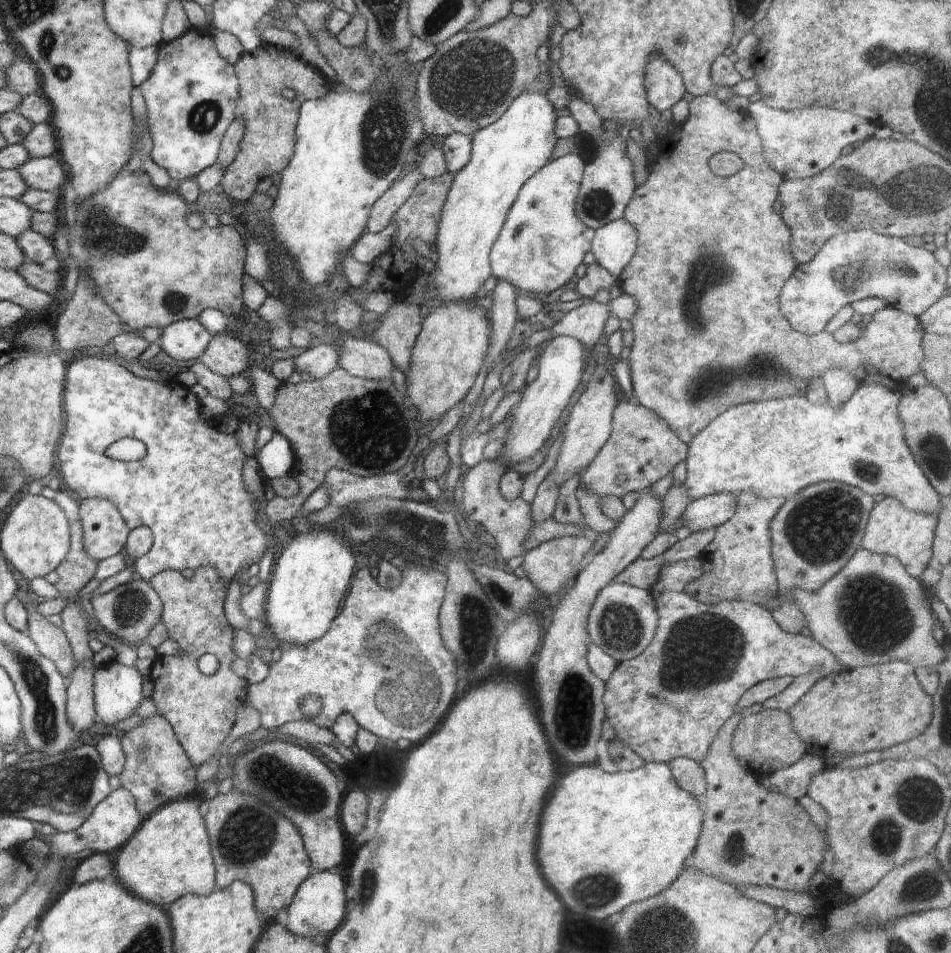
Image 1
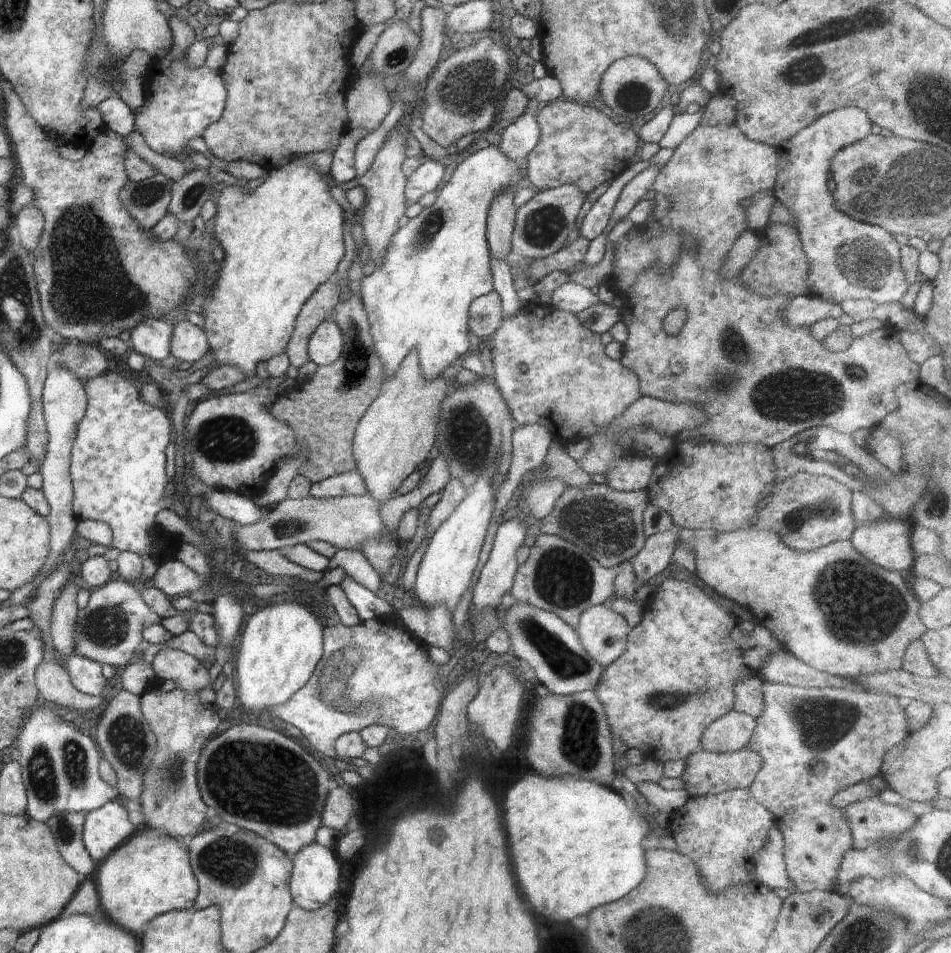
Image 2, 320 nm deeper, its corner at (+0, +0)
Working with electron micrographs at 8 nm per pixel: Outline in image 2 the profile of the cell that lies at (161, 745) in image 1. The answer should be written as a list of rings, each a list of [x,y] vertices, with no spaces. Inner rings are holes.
[[[122,689],[112,700],[106,702],[95,735],[96,742],[104,751],[105,760],[116,773],[117,792],[130,800],[138,800],[141,795],[143,774],[150,766],[156,746],[155,734],[141,711],[141,697]]]

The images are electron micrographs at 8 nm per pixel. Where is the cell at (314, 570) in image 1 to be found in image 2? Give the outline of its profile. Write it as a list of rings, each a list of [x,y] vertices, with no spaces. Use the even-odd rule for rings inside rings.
[[[286,602],[262,610],[254,610],[243,629],[240,652],[234,666],[238,678],[236,695],[244,711],[262,717],[262,714],[268,714],[268,710],[272,707],[286,704],[291,696],[310,680],[323,653],[323,627],[306,608],[302,608],[296,602]]]

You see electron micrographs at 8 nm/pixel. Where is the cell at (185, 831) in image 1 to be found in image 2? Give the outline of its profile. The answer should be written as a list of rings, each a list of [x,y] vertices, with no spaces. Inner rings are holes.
[[[140,828],[132,840],[123,843],[116,852],[98,863],[98,876],[94,876],[107,919],[134,935],[141,935],[146,924],[168,911],[194,908],[199,886],[192,872],[188,851],[178,840],[164,833],[157,833],[156,836],[146,836],[145,833],[147,829]]]

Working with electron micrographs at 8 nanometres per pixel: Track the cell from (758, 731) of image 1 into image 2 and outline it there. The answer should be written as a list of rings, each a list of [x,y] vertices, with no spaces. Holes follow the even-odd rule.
[[[744,747],[737,753],[713,753],[700,748],[687,758],[687,767],[681,774],[685,788],[690,796],[715,795],[734,789],[747,789],[760,770],[760,755]]]

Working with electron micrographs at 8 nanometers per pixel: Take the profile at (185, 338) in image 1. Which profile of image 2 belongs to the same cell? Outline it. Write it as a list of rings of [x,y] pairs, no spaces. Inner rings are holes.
[[[147,318],[130,331],[130,343],[135,352],[152,360],[162,360],[169,352],[173,326],[164,320]]]

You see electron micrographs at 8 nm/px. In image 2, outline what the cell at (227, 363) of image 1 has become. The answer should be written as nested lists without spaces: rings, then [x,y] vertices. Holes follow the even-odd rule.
[[[180,320],[173,325],[169,352],[178,360],[196,362],[210,351],[209,348],[207,336],[202,328],[188,320]]]

